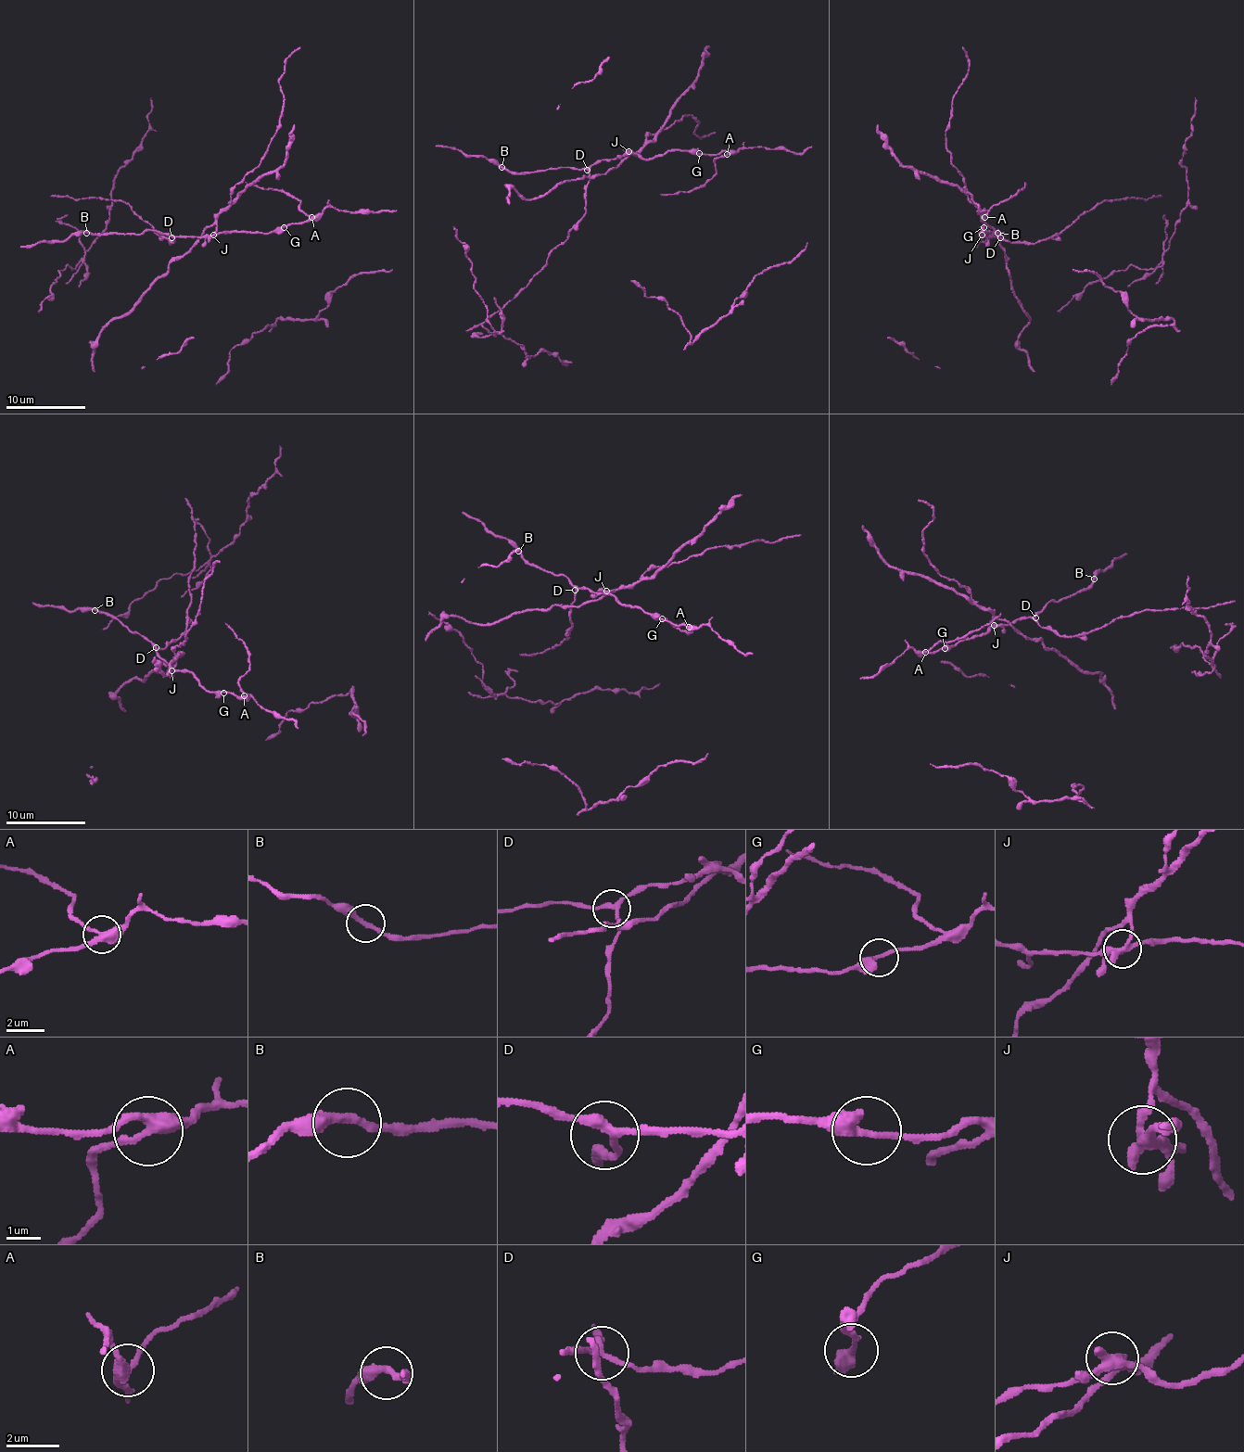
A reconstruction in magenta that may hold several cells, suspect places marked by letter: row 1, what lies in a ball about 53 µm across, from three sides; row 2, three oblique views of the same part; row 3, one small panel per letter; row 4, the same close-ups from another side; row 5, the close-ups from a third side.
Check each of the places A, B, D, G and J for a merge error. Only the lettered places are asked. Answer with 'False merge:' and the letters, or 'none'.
False merge: A, J

